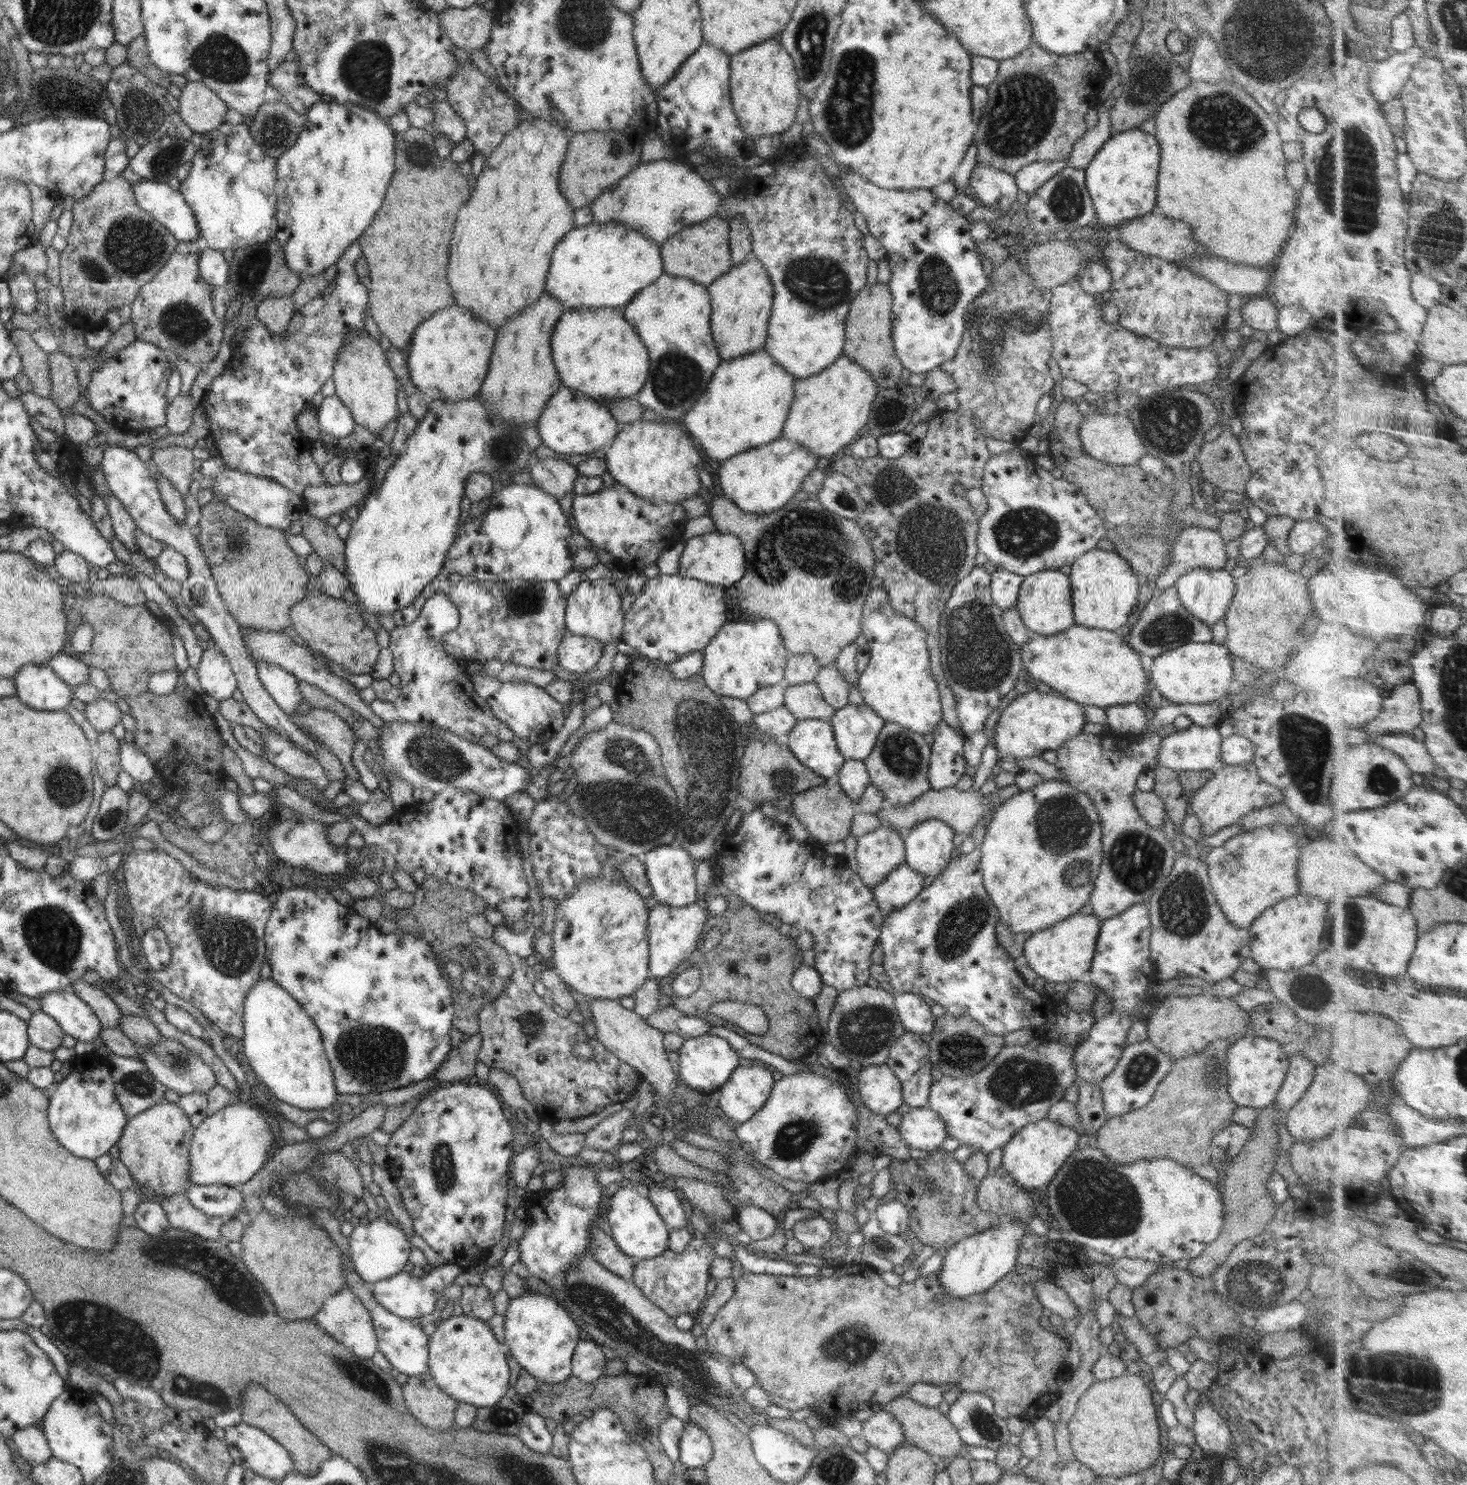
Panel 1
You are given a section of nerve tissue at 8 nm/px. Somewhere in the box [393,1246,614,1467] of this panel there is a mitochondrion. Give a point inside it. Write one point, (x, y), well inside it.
(500, 1420)

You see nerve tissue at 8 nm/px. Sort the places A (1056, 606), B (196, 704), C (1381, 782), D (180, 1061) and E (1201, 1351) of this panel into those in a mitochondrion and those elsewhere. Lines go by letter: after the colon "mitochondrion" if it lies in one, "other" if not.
A: other
B: other
C: mitochondrion
D: mitochondrion
E: other

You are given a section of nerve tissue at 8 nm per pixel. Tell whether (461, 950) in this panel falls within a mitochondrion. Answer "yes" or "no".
yes

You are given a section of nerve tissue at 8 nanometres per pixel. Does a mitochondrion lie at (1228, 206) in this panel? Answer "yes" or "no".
no

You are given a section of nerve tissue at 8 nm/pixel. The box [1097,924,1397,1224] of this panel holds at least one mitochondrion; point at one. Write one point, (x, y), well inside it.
(1141, 1067)

